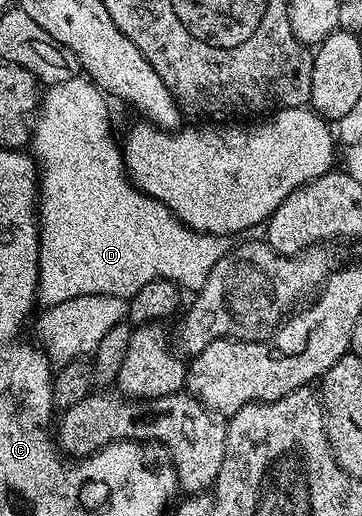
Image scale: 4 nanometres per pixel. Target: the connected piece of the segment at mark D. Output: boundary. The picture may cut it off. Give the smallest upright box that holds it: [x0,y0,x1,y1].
[31,77,227,308]

